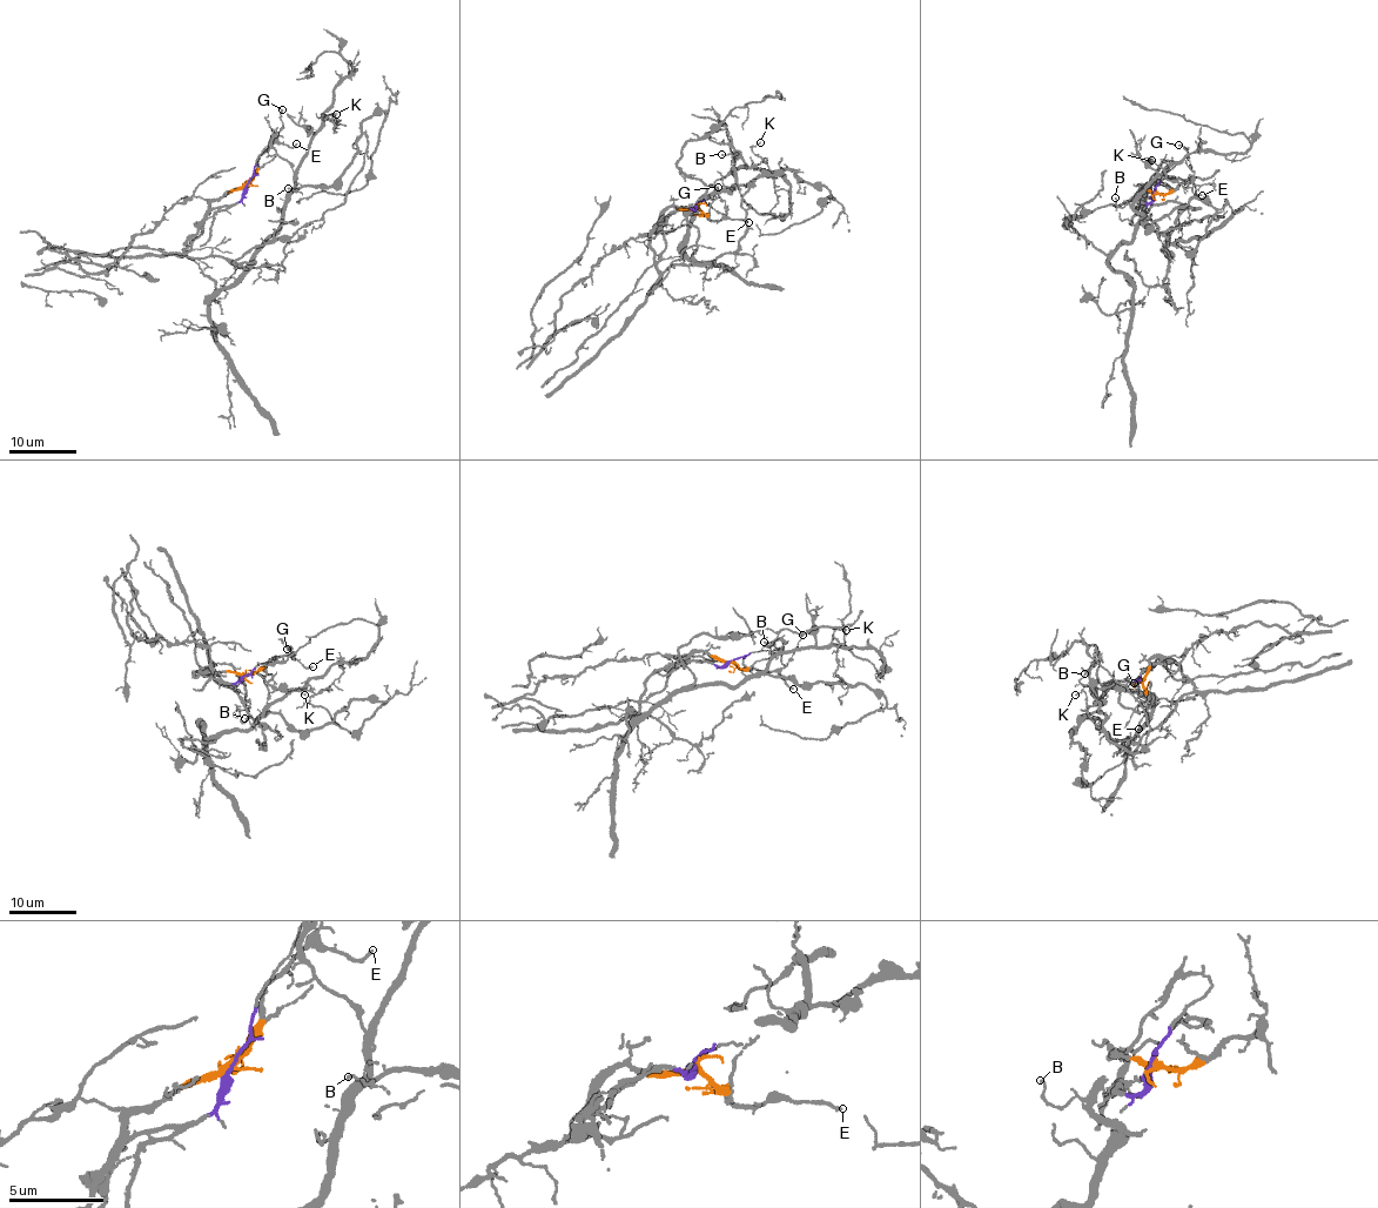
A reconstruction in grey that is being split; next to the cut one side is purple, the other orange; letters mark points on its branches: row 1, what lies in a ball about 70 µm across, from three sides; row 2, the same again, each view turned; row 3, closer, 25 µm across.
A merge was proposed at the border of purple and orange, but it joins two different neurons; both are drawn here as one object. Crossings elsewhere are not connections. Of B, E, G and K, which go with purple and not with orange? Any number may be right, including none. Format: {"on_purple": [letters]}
{"on_purple": ["B", "K"]}

